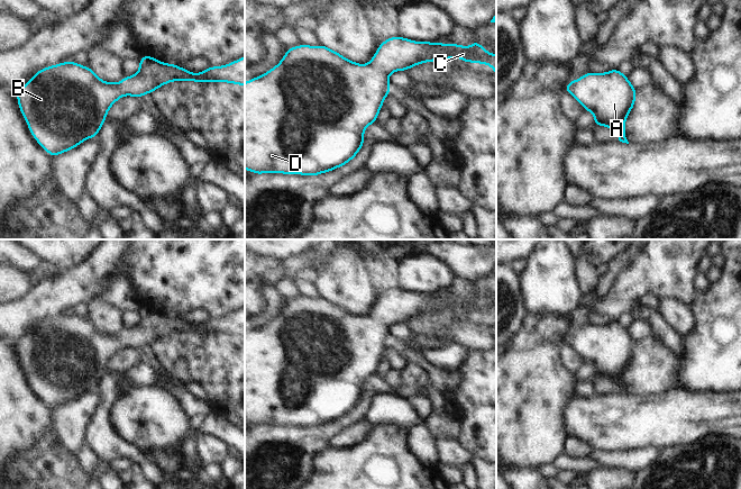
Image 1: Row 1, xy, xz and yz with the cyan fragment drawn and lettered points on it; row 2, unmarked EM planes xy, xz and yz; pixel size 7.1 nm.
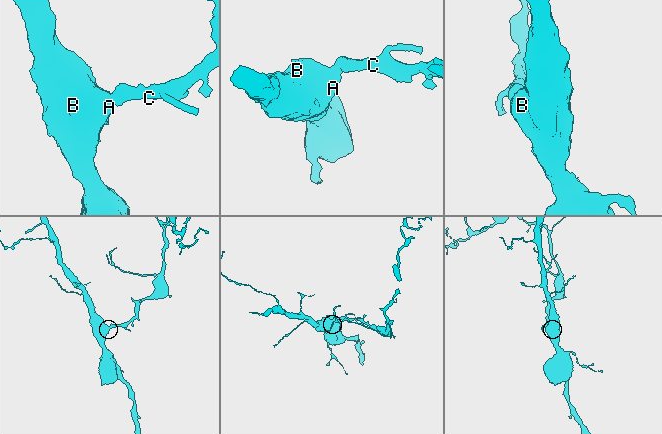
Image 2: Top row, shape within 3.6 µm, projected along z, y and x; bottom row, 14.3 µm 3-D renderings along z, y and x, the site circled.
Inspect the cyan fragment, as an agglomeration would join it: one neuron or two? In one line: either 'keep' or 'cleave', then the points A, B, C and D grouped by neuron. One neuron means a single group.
keep | A B C D

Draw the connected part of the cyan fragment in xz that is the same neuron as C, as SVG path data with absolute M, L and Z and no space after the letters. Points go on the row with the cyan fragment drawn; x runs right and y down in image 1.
M393 36L382 43L368 64L358 64L323 46L301 44L287 47L281 62L268 72L245 82L245 170L254 174L282 173L314 176L342 167L364 145L367 126L377 123L377 116L386 96L392 91L388 75L434 61L448 61L452 56L468 63L492 65L496 75L496 55L486 51L477 40L469 47L460 44L414 42Z

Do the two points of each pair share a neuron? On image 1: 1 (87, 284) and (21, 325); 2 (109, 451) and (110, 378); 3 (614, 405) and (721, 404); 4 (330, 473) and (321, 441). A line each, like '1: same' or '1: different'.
1: same
2: same
3: same
4: different

